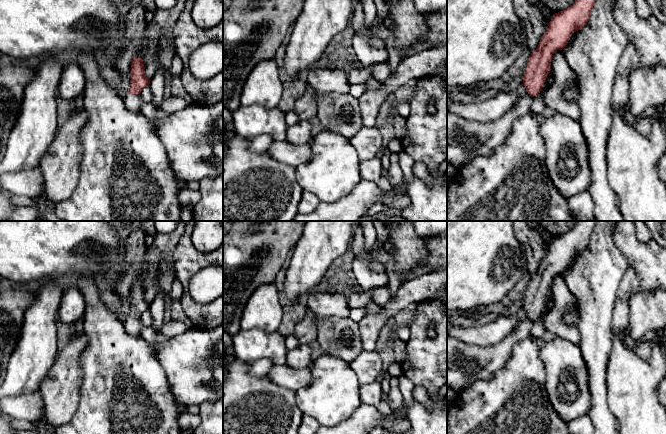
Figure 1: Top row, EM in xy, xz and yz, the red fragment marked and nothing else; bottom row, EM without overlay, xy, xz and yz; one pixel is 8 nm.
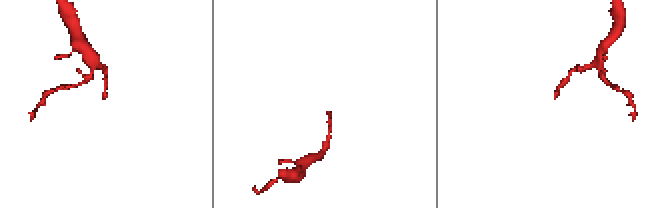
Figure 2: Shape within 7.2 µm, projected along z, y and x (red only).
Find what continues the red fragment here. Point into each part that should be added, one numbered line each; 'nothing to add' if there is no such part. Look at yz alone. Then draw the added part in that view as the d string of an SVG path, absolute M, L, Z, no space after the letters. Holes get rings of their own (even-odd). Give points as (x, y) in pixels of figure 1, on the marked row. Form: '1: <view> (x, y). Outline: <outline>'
1: yz (467, 139). Outline: M524 95L501 118L494 121L474 121L447 112L447 164L452 164L456 172L459 172L466 163L474 158L492 153L508 138L514 123L530 112L533 100L532 95Z

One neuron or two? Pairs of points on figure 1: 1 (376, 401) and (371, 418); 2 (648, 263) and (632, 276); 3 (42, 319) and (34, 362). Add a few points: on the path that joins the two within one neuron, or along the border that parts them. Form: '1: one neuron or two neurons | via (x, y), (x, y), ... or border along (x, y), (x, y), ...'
1: two neurons | border along (361, 402), (372, 404), (384, 415), (392, 412)
2: two neurons | border along (629, 265), (638, 276), (640, 290)
3: one neuron | via (39, 330), (39, 341), (36, 351)

